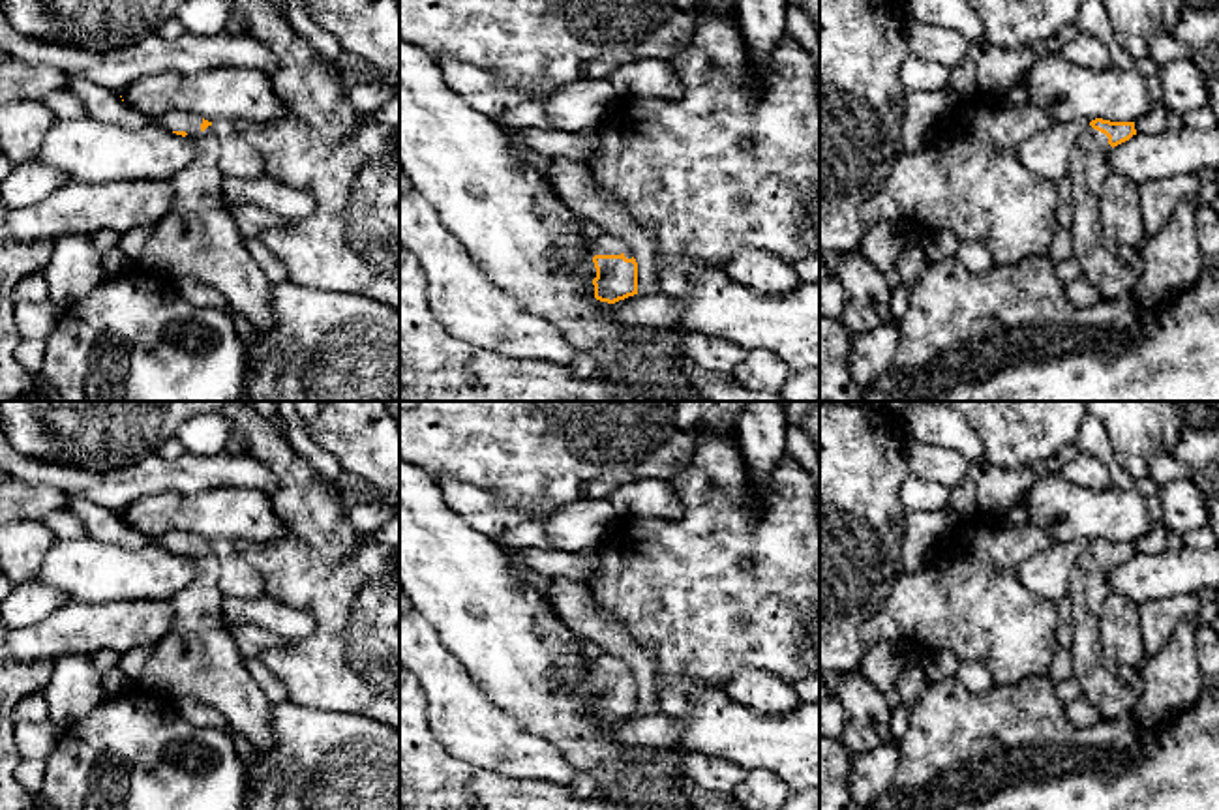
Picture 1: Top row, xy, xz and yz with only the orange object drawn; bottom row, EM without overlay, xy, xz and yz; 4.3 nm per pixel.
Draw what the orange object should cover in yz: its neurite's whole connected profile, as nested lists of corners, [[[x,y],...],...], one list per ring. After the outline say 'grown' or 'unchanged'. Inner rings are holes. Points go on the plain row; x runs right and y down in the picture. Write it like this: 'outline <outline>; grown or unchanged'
outline [[[1095,538],[1084,546],[1069,578],[1073,677],[1103,720],[1129,714],[1144,686],[1140,669],[1110,660],[1101,649],[1099,619],[1110,592],[1108,572],[1136,555],[1135,542]]]; grown

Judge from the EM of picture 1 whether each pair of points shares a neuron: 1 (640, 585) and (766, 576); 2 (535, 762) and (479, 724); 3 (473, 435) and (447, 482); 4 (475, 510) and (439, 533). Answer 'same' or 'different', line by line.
1: same
2: same
3: different
4: different

